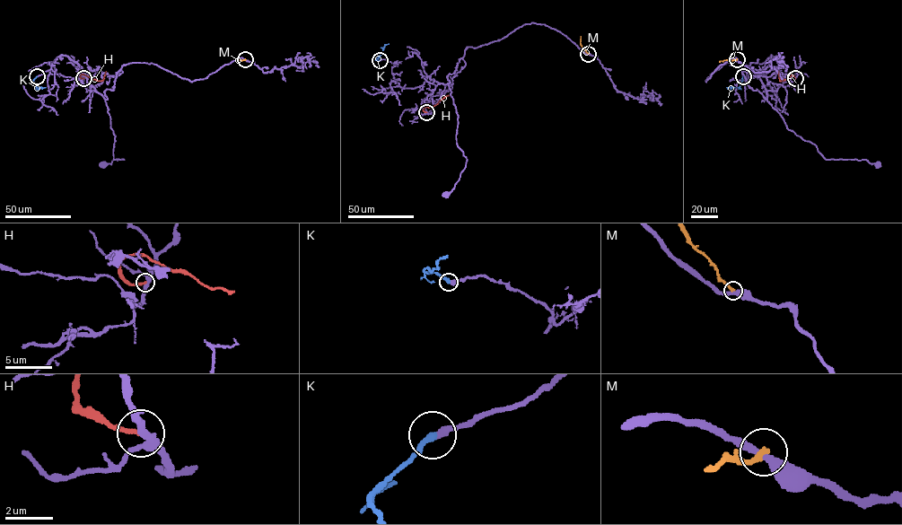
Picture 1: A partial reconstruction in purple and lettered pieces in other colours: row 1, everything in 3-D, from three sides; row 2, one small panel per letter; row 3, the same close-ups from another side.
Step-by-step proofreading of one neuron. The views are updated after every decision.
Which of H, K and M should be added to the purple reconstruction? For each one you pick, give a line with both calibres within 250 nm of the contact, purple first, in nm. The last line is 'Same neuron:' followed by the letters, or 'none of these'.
K: 320 nm thick on the purple side, 280 nm on the other
Same neuron: K

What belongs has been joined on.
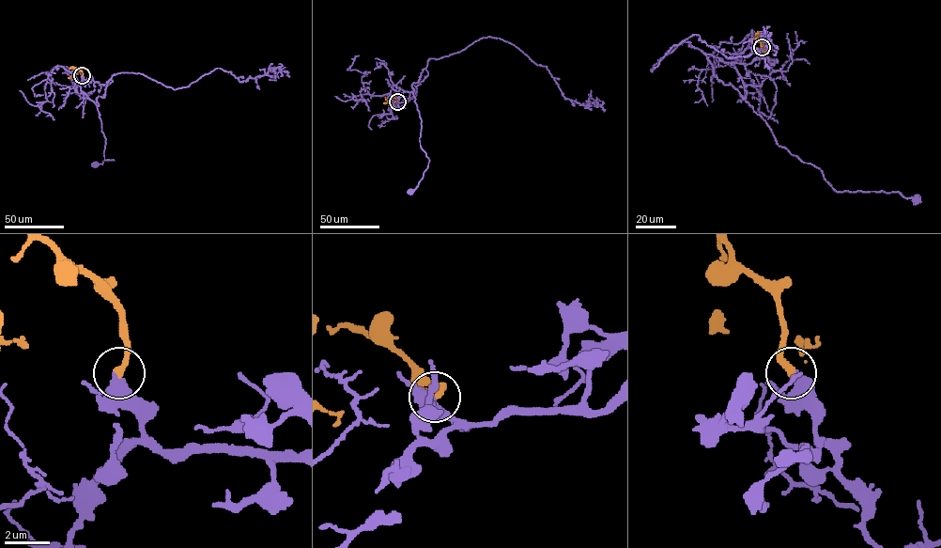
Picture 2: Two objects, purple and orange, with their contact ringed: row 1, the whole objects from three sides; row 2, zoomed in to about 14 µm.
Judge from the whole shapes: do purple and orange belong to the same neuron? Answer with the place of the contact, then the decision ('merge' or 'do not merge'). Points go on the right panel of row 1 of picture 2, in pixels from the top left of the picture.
at (762, 47); merge

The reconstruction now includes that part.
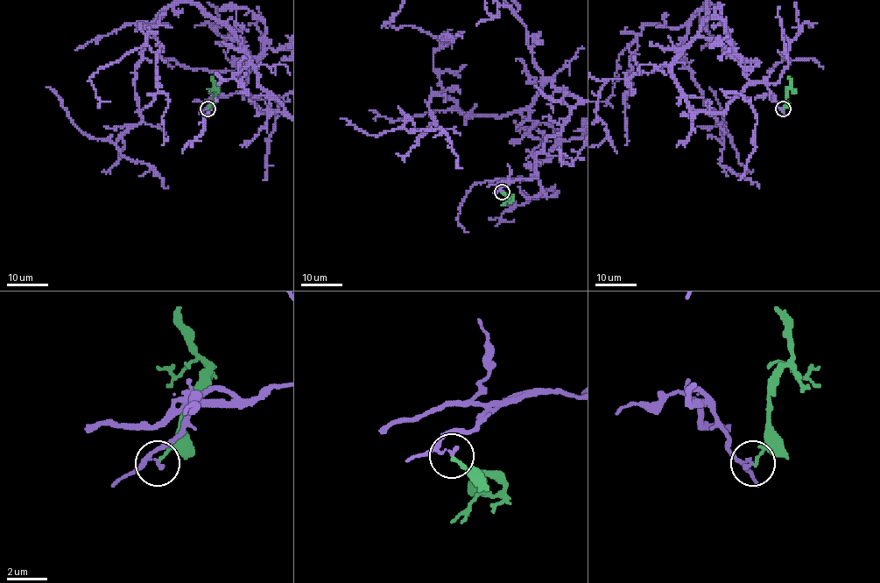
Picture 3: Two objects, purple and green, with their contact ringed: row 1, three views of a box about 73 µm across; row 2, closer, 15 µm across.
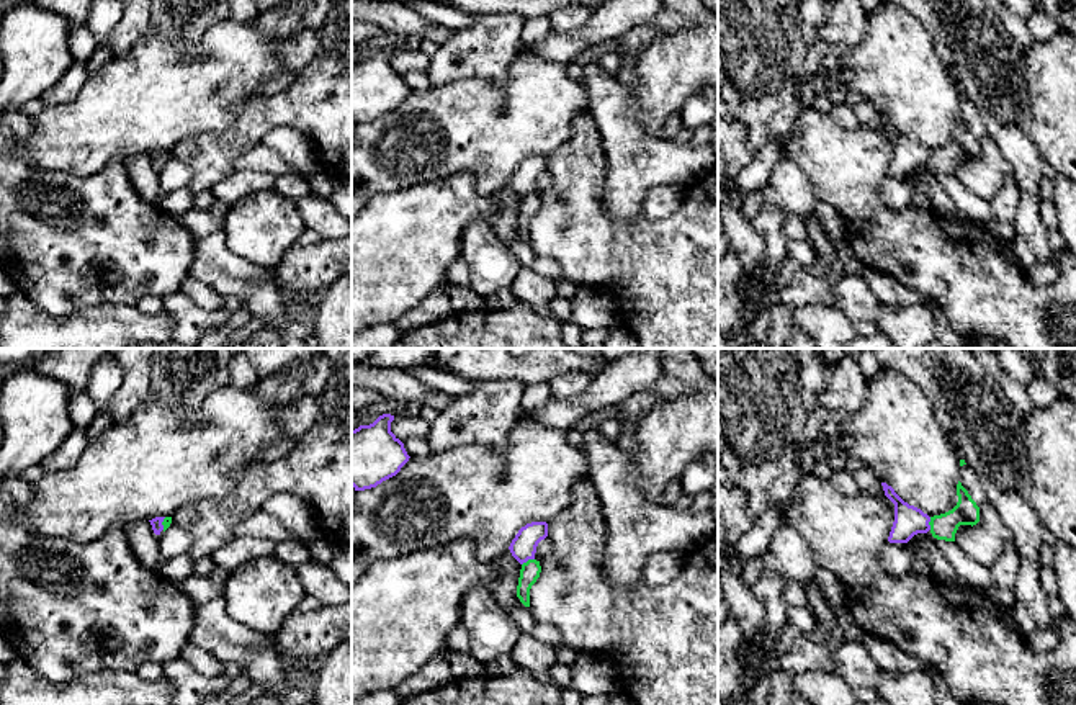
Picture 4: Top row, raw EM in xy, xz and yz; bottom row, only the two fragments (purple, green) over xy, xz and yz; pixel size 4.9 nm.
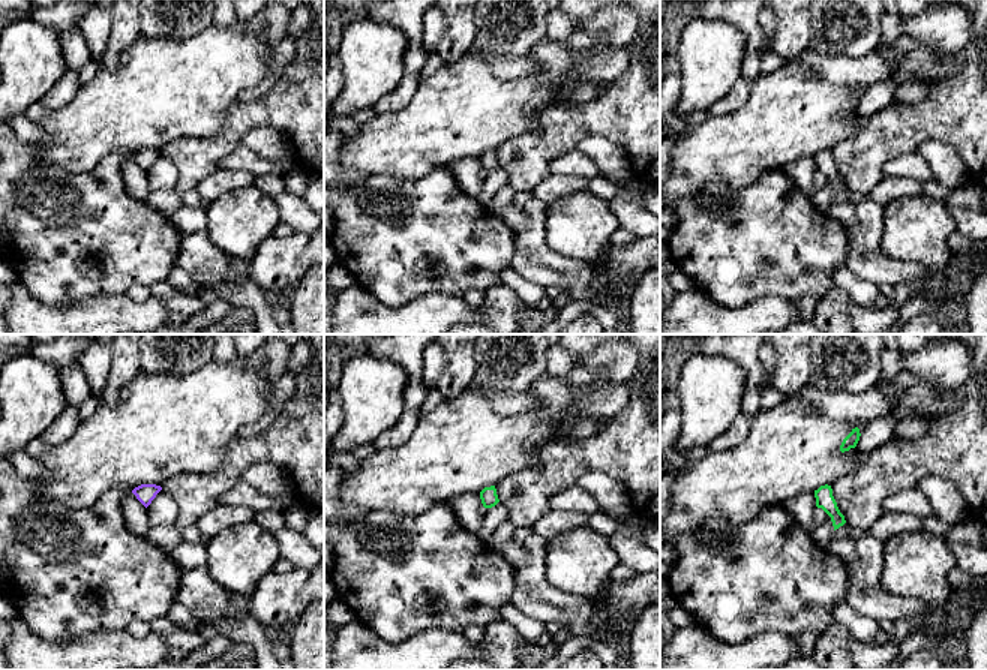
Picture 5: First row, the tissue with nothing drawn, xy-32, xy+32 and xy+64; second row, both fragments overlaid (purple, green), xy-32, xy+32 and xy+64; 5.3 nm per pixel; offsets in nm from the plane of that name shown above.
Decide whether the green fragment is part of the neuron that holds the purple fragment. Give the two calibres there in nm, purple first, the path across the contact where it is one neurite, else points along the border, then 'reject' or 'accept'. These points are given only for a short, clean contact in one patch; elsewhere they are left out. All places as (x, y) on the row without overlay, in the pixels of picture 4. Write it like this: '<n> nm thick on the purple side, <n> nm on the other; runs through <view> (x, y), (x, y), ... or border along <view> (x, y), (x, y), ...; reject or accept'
130 nm thick on the purple side, 100 nm on the other; border along xz (533, 192), (522, 198); reject

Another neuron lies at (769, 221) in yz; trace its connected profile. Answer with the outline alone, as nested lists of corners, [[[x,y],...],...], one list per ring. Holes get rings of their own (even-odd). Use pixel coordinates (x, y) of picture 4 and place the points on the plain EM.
[[[764,203],[751,221],[752,227],[765,242],[765,262],[754,276],[744,275],[742,278],[749,286],[760,290],[769,299],[772,296],[769,285],[777,275],[778,265],[787,257],[787,237],[783,234],[787,214],[770,203]]]

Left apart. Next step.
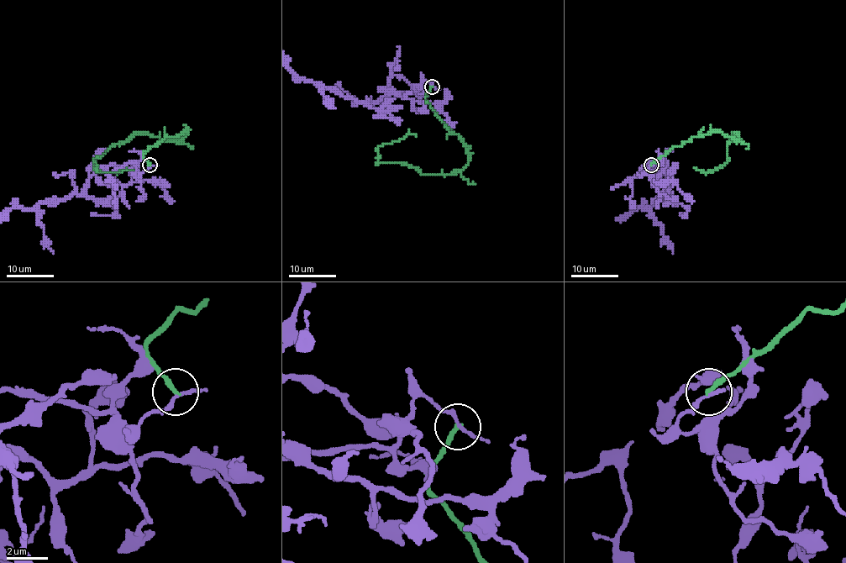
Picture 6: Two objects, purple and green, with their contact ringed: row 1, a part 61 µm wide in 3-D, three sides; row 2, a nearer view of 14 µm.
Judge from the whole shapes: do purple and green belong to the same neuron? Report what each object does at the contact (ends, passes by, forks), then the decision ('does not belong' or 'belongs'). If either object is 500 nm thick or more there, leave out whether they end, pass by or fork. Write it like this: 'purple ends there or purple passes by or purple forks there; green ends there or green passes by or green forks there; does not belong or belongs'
purple passes by; green ends there; does not belong

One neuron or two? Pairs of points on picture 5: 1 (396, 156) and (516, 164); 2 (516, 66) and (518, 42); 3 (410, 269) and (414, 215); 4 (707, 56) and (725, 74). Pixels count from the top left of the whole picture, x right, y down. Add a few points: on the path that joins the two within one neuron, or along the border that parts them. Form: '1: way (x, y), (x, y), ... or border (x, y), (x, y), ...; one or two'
1: border (527, 134), (506, 140), (495, 150); two
2: border (486, 53), (525, 56); two
3: way (410, 255), (410, 240), (414, 236), (414, 228); one
4: way (711, 60), (720, 69); one

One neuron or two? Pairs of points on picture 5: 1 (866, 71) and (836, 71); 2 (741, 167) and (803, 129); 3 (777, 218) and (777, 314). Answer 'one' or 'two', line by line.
1: one
2: one
3: two

